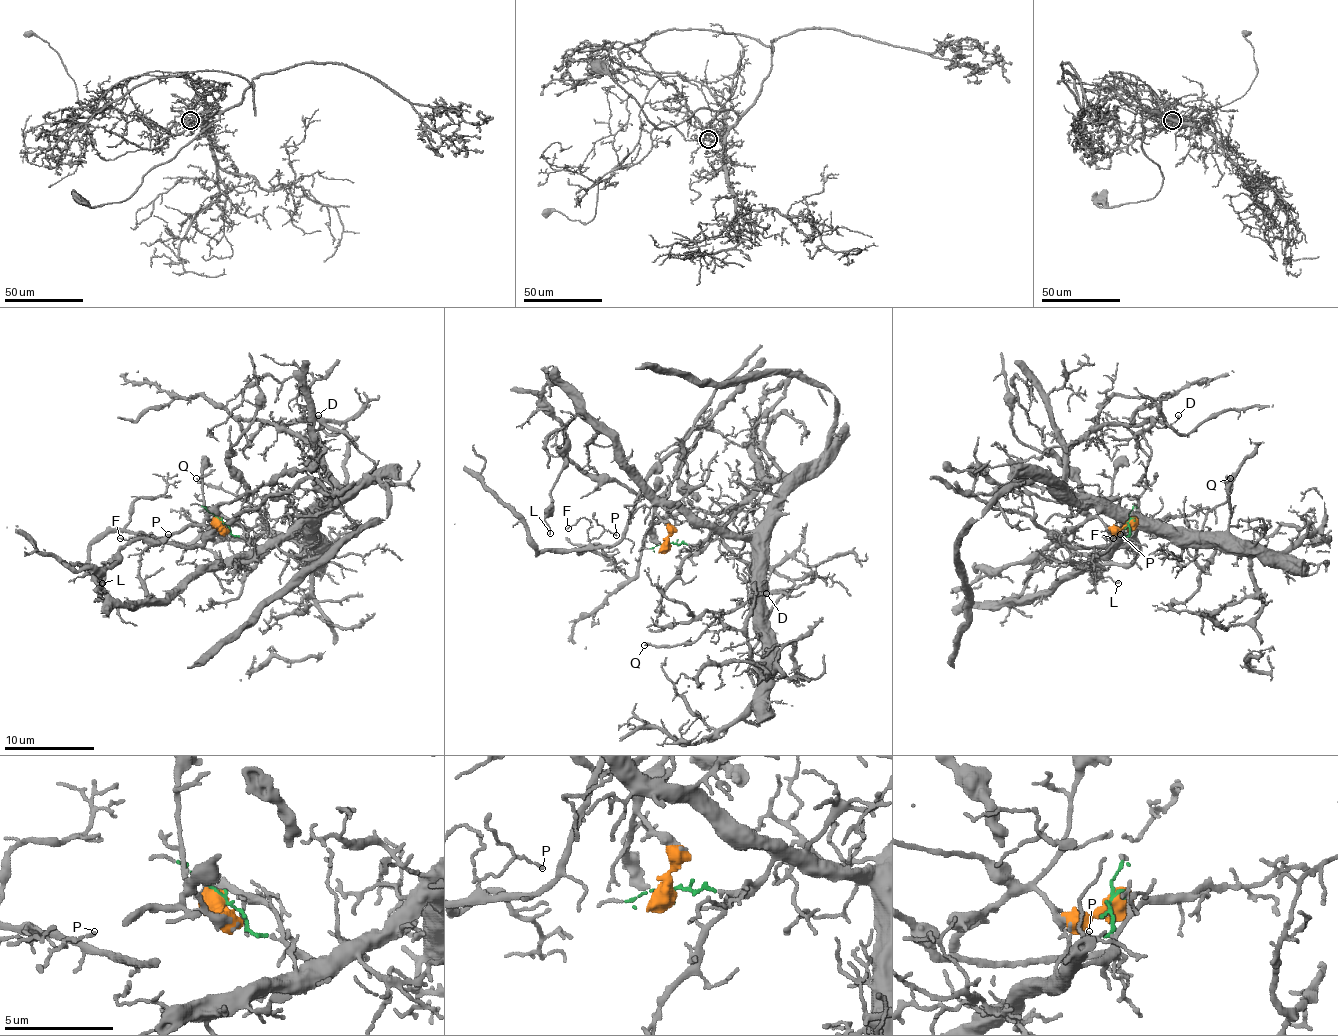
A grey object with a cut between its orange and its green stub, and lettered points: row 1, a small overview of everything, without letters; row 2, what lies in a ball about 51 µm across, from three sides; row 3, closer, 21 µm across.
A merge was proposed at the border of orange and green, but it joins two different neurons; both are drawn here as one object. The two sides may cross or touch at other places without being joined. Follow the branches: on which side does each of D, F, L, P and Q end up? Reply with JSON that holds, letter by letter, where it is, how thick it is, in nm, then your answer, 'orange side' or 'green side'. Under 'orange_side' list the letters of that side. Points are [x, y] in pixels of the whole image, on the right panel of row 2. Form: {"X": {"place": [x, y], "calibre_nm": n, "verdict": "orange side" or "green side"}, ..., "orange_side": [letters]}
{"D": {"place": [1178, 415], "calibre_nm": 120, "verdict": "green side"}, "F": {"place": [1113, 538], "calibre_nm": 110, "verdict": "orange side"}, "L": {"place": [1118, 583], "calibre_nm": 120, "verdict": "orange side"}, "P": {"place": [1120, 534], "calibre_nm": 130, "verdict": "orange side"}, "Q": {"place": [1230, 478], "calibre_nm": 180, "verdict": "green side"}, "orange_side": ["F", "L", "P"]}

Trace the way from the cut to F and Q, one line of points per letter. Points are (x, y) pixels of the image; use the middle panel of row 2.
F: (668, 547), (655, 504), (693, 446), (650, 475), (612, 544), (594, 547), (587, 520), (567, 529)
Q: (668, 544), (699, 544), (724, 531), (742, 535), (753, 547), (753, 594), (691, 643), (643, 645)

